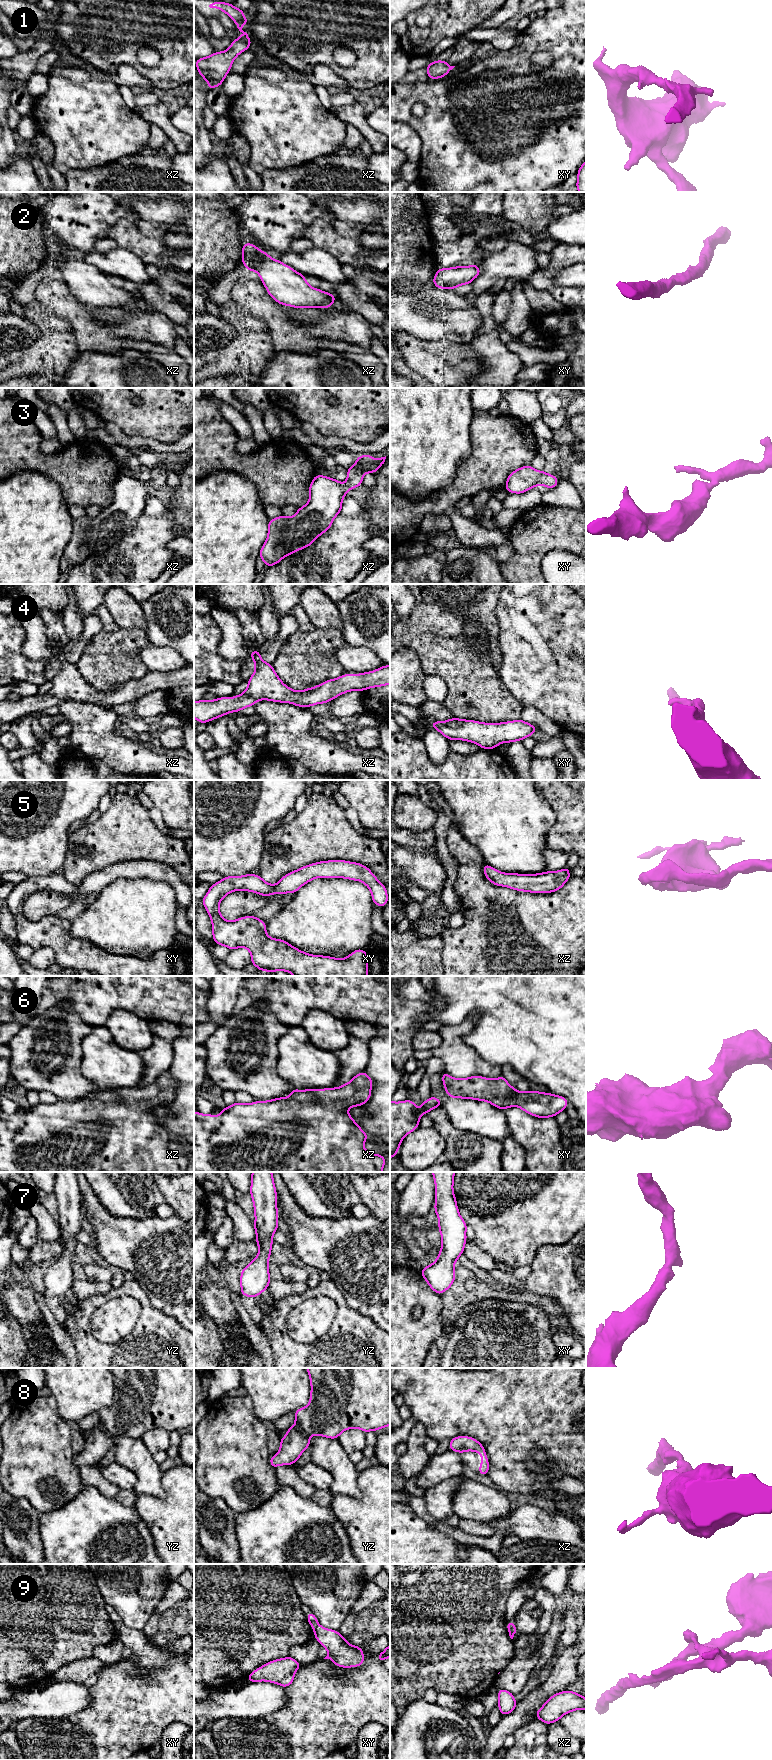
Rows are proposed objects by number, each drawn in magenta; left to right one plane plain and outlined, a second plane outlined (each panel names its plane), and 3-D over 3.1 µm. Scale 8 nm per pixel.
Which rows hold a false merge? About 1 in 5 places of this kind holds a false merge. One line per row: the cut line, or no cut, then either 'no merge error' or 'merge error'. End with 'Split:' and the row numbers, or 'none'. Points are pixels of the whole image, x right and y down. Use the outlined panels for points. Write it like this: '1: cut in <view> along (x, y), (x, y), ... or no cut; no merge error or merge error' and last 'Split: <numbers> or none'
1: no cut; no merge error
2: no cut; no merge error
3: no cut; no merge error
4: no cut; no merge error
5: no cut; no merge error
6: no cut; no merge error
7: no cut; no merge error
8: no cut; no merge error
9: no cut; no merge error
Split: none

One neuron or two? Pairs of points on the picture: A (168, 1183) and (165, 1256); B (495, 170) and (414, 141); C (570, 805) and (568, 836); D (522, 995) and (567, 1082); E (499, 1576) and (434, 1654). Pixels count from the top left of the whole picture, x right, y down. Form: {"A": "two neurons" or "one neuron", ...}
{"A": "two neurons", "B": "two neurons", "C": "one neuron", "D": "one neuron", "E": "one neuron"}

